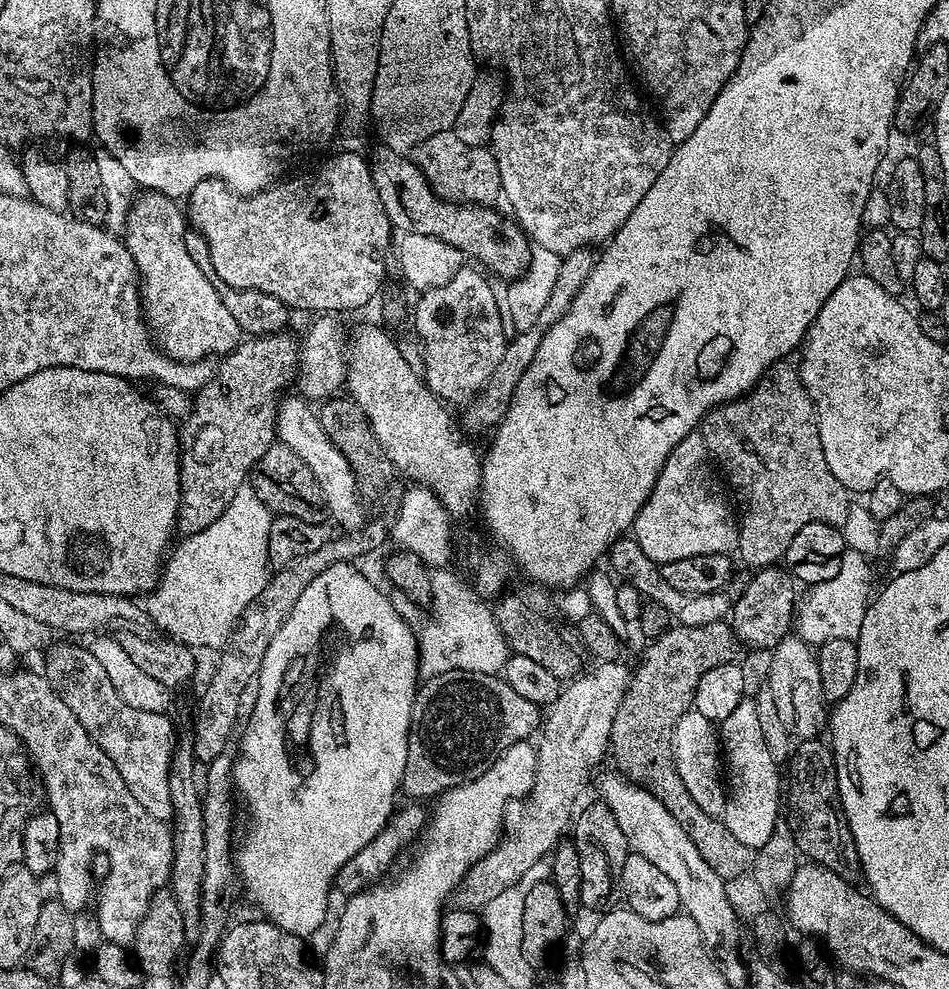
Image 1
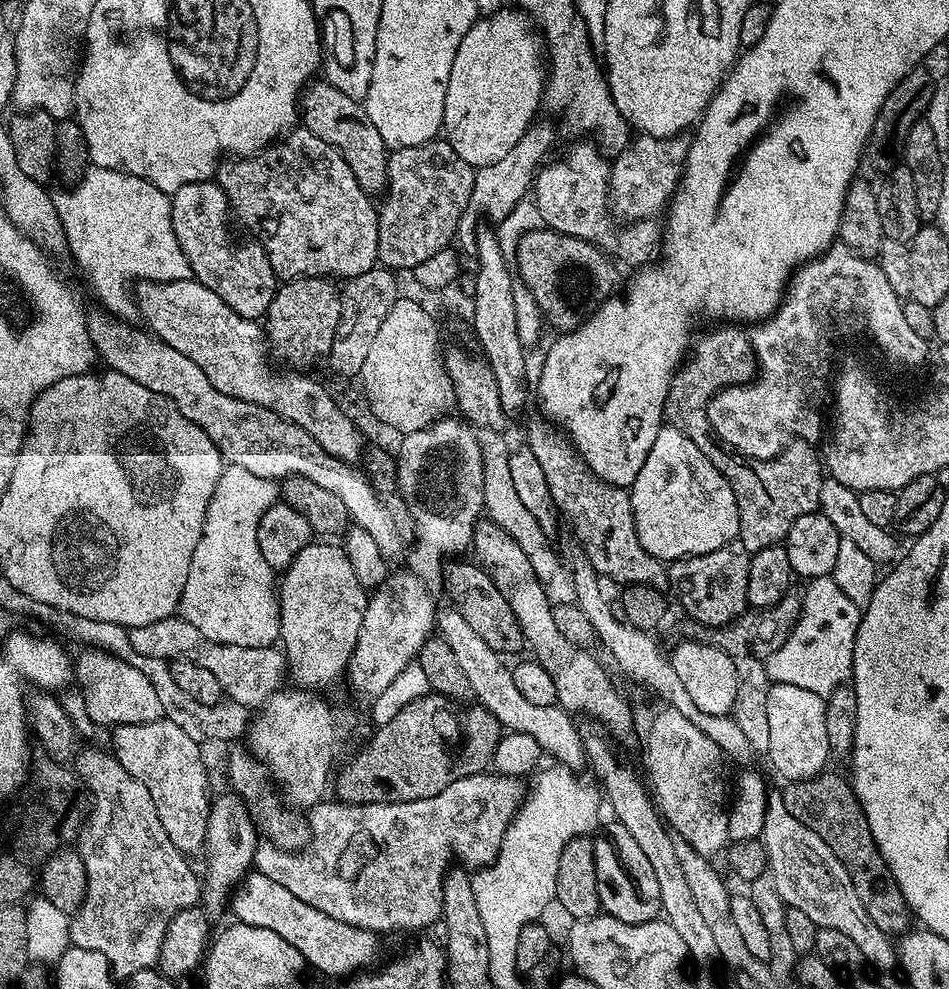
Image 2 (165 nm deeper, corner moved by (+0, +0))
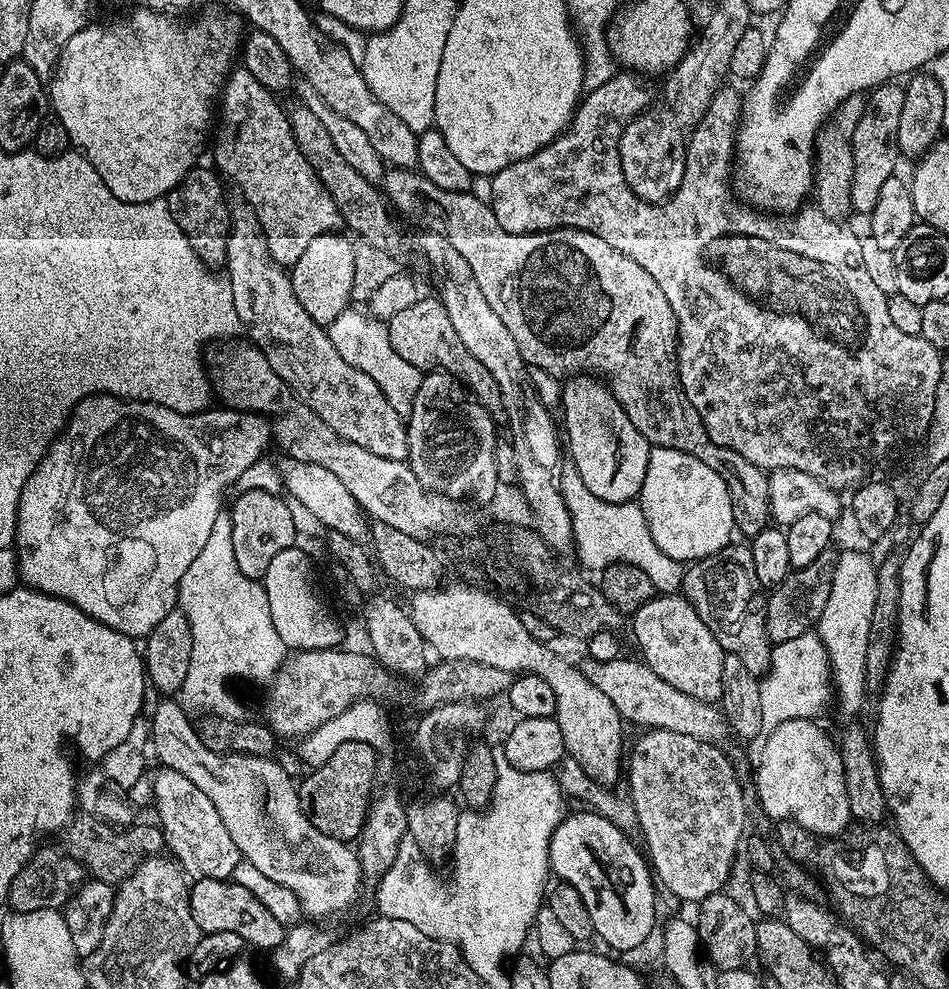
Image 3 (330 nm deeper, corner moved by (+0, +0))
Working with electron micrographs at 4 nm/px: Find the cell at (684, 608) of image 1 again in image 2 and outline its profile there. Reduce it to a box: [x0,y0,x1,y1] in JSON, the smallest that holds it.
[526,419,668,589]

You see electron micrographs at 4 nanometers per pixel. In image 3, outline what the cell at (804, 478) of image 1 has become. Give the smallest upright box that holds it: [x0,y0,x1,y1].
[382,167,769,538]

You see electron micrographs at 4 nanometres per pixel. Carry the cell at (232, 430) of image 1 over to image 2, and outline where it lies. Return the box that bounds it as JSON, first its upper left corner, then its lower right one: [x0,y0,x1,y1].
[266,276,342,370]

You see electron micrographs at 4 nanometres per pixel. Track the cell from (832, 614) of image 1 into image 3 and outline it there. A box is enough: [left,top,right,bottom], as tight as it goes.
[746,631,834,766]

